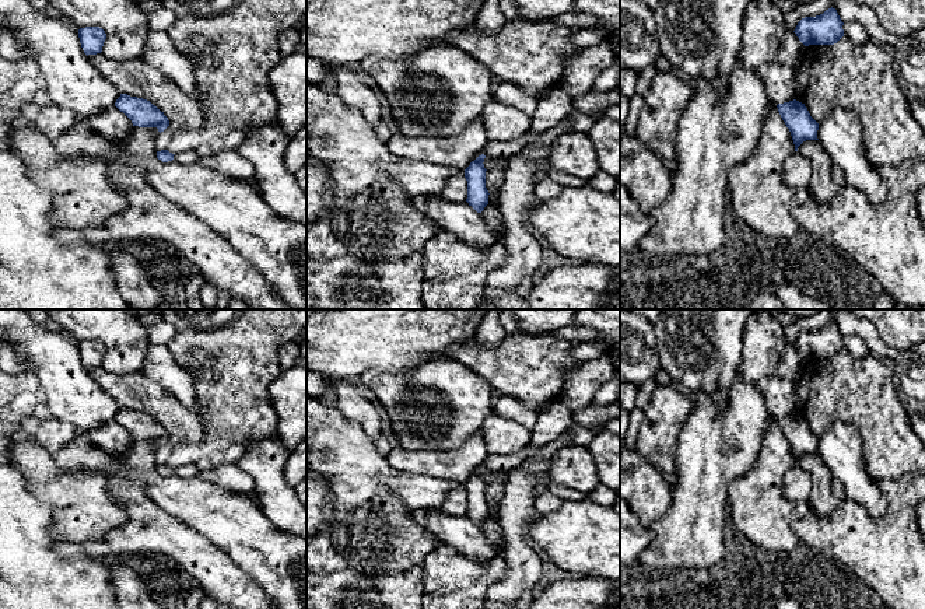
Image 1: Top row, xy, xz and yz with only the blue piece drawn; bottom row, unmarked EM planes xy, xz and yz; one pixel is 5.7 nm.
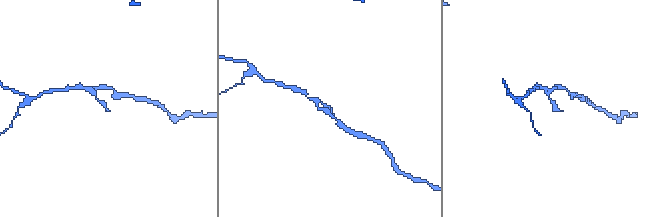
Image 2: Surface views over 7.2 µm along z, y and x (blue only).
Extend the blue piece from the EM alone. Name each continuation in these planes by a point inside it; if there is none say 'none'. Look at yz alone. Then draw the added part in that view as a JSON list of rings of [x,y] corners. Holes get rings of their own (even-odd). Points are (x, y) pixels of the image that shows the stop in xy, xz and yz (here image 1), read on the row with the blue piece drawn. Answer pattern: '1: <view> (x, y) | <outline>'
none

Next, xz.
none

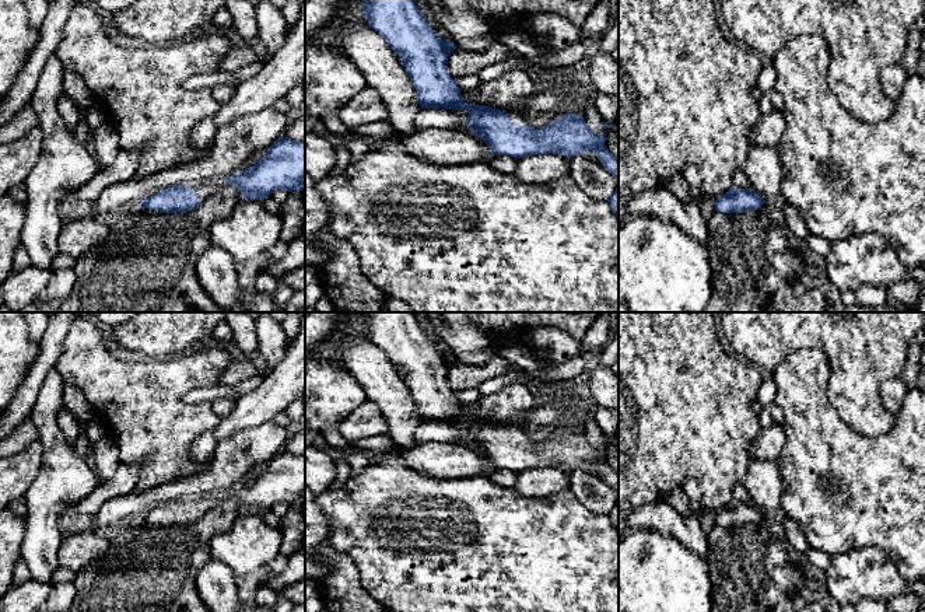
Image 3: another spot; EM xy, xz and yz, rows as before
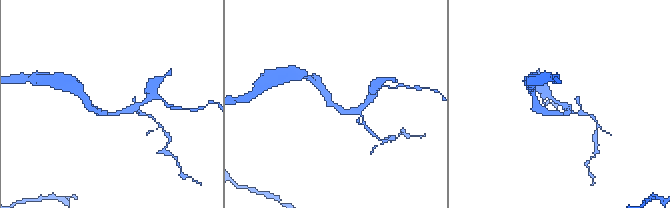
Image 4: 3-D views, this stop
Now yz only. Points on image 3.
none

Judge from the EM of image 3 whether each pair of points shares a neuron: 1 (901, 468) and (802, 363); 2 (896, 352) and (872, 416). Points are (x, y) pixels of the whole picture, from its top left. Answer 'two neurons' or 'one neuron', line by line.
1: one neuron
2: one neuron

